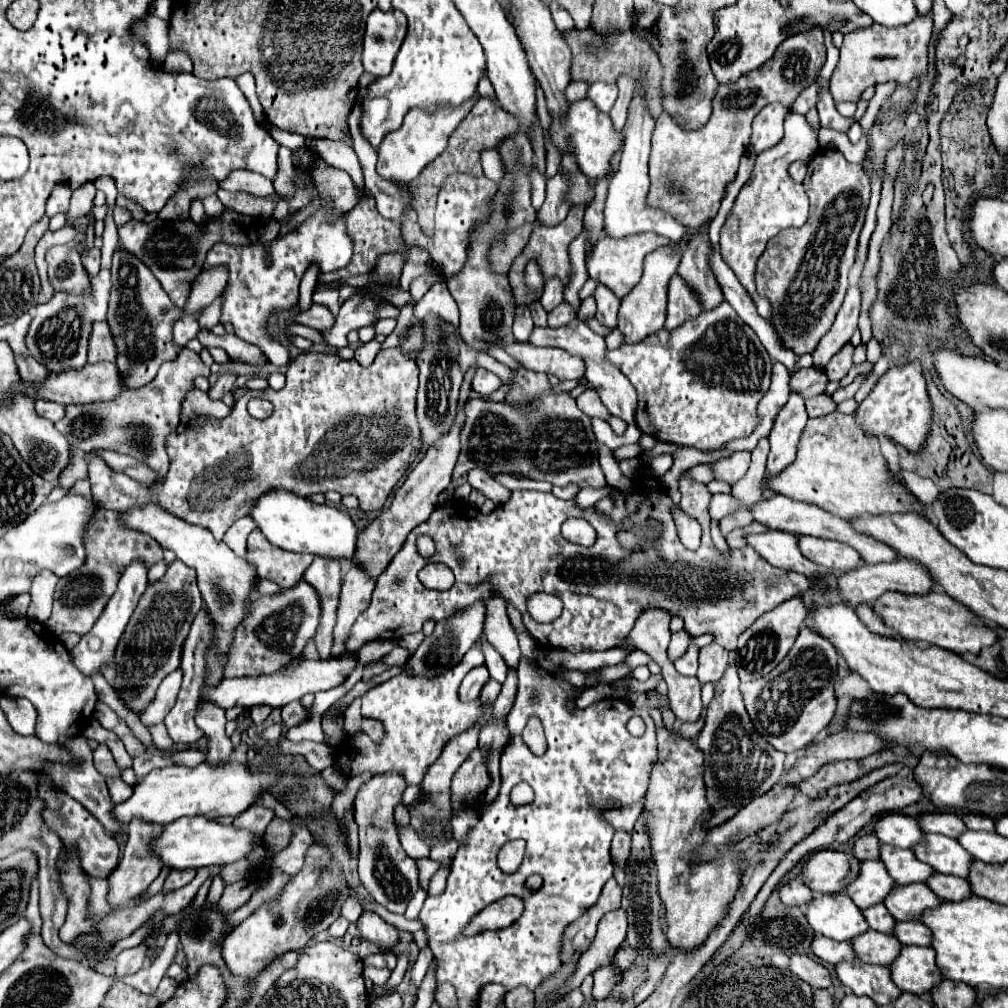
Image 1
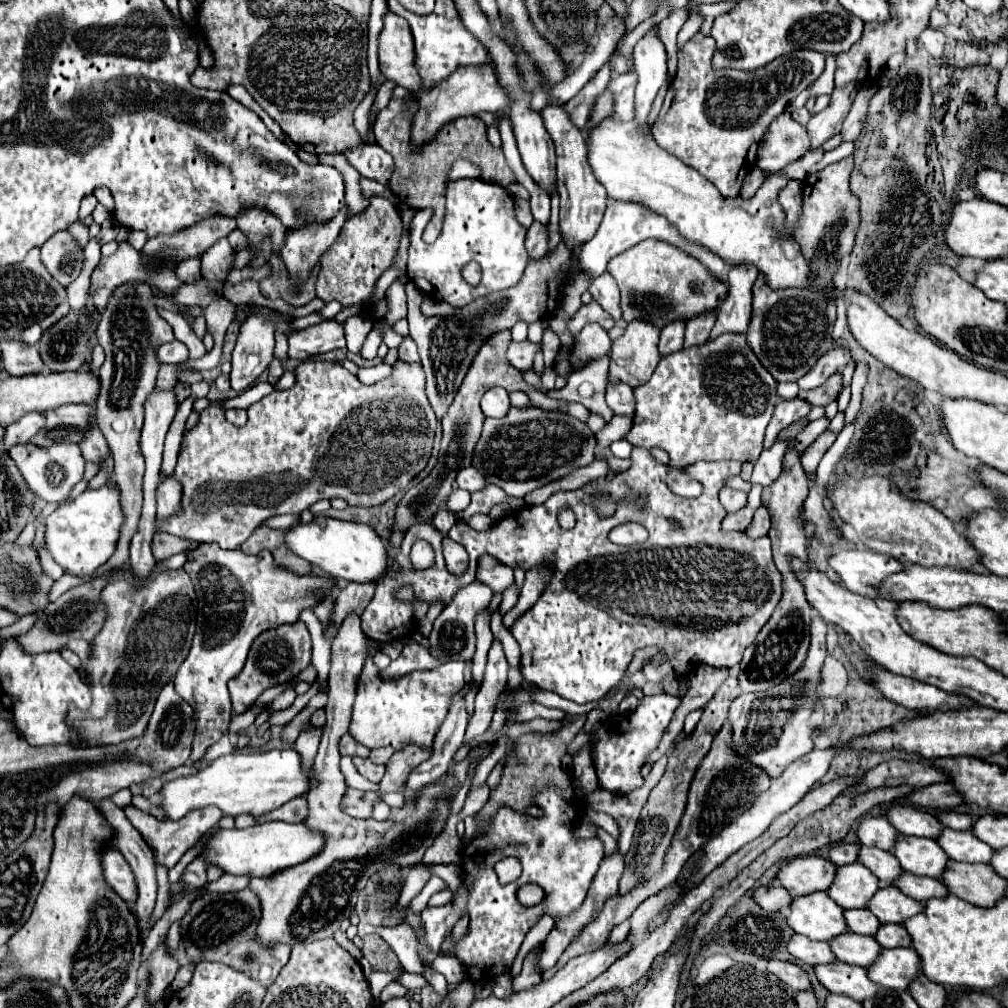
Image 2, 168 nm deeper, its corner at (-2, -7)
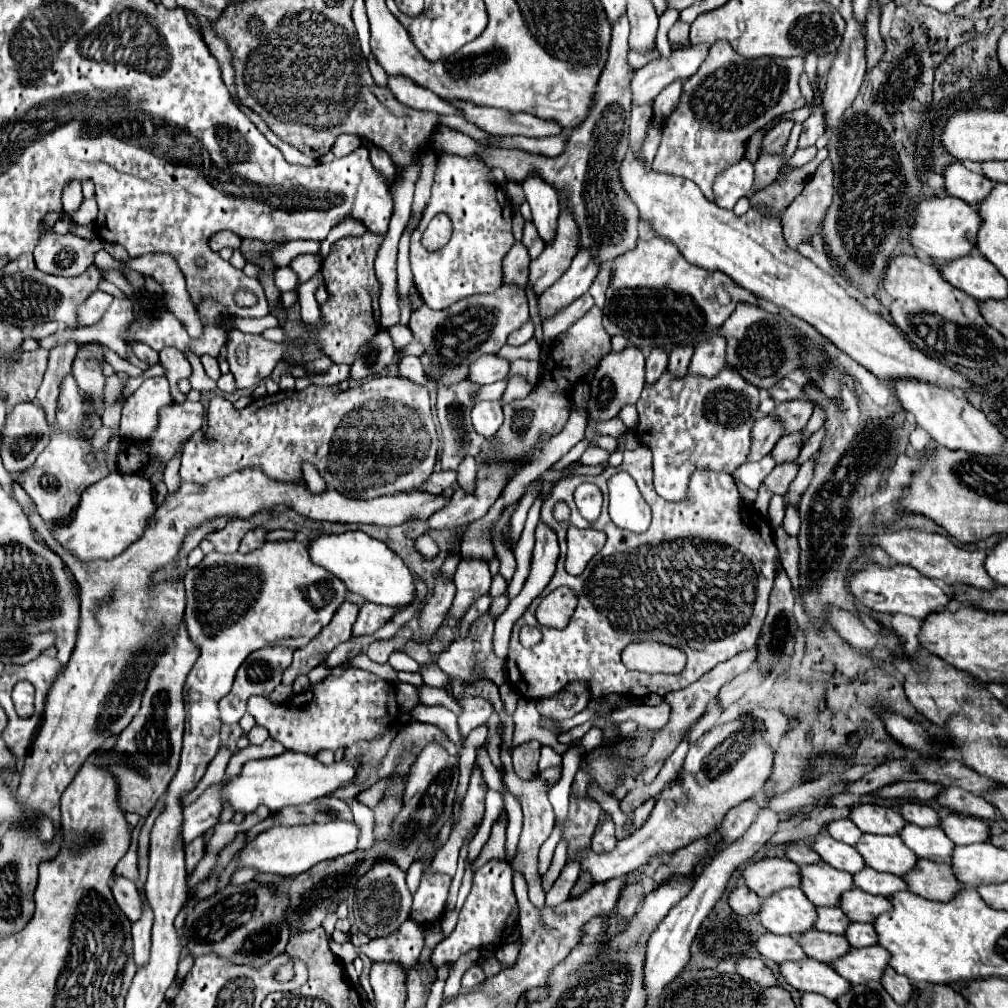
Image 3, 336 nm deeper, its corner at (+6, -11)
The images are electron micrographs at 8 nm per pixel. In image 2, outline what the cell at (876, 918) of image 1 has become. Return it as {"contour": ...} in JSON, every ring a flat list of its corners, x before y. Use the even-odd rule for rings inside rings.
{"contour":[[847,909,845,923,851,933,861,935,873,935,873,931,877,931,877,927,881,925,879,919,873,913,869,913,869,909]]}

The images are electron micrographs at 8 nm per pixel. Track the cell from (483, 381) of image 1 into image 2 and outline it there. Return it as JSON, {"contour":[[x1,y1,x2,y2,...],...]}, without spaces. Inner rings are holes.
{"contour":[[493,387,481,397,481,409,485,417,505,417,509,413,509,407,509,395,501,387]]}

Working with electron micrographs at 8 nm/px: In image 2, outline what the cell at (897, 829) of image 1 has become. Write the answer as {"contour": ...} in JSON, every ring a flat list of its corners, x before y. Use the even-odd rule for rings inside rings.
{"contour":[[869,817,859,823,857,837,861,845,889,851,889,847,893,847,893,839,897,839,897,831,893,831,891,823,887,823,885,817]]}

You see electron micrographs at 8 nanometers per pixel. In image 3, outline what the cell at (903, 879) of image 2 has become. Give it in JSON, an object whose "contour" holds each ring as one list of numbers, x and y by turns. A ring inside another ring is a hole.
{"contour":[[865,867,863,871,855,873,853,875,855,879,855,885,871,895,883,895,883,897,889,897,897,891,905,891,907,889,907,883,905,879,893,875,893,873,877,873,873,871,871,867]]}

